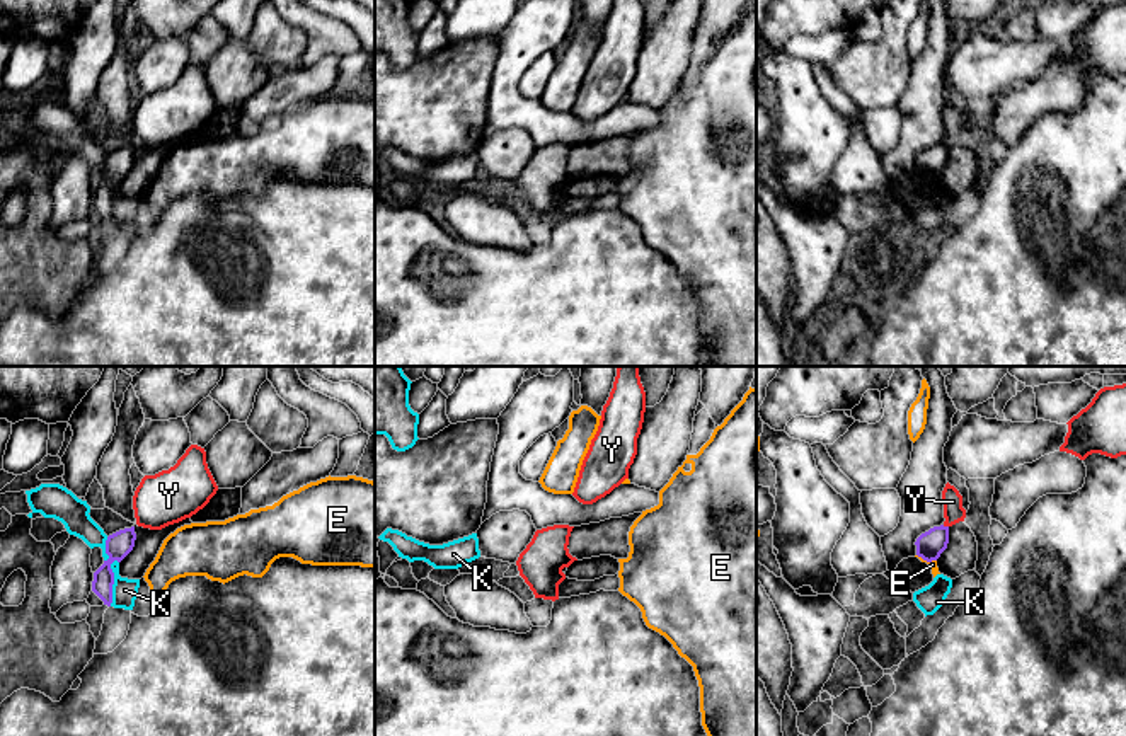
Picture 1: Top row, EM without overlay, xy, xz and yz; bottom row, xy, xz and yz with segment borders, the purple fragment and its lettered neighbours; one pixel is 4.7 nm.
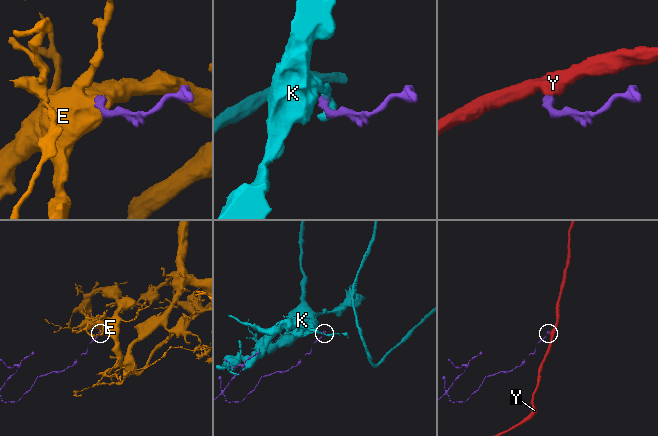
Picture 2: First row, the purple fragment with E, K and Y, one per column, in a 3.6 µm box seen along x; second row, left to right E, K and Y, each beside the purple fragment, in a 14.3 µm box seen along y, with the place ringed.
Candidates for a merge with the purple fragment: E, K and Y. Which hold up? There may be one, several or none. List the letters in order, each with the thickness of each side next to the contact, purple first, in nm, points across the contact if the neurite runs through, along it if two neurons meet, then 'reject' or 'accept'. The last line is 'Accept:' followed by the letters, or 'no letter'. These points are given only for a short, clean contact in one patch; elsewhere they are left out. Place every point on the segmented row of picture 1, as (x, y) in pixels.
E: calibres 130 and 40 nm; border yz (917, 554), (927, 561), (936, 561); reject
K: calibres 120 and 120 nm; border xy (116, 559), (111, 564), (113, 602), (109, 605); reject
Y: calibres 130 and 100 nm; border yz (942, 525), (947, 527); reject
Accept: no letter

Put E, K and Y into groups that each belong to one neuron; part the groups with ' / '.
E / K / Y

